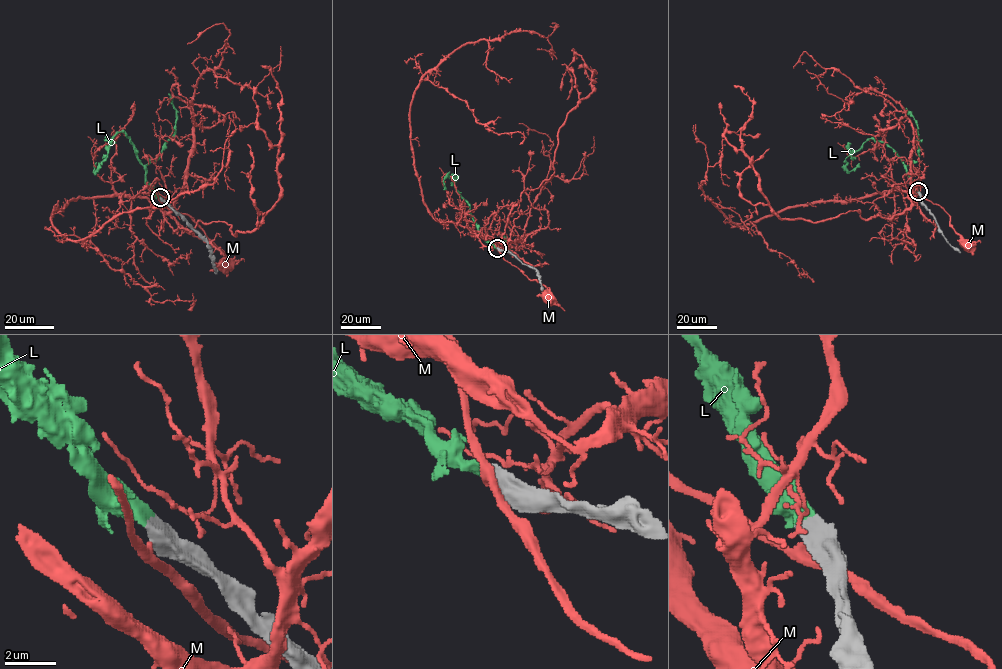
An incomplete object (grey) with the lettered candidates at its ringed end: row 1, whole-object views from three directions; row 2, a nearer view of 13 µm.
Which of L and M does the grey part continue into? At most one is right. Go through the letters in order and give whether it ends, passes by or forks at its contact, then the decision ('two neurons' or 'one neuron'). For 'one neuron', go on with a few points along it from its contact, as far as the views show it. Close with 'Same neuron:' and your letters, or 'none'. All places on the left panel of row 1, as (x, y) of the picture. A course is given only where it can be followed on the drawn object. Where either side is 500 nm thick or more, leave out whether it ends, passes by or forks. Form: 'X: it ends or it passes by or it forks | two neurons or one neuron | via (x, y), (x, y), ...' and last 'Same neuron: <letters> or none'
L: one neuron | via (160, 198), (147, 182), (145, 168), (123, 132), (118, 132), (108, 146), (108, 156), (94, 172), (96, 162)
M: two neurons
Same neuron: L

